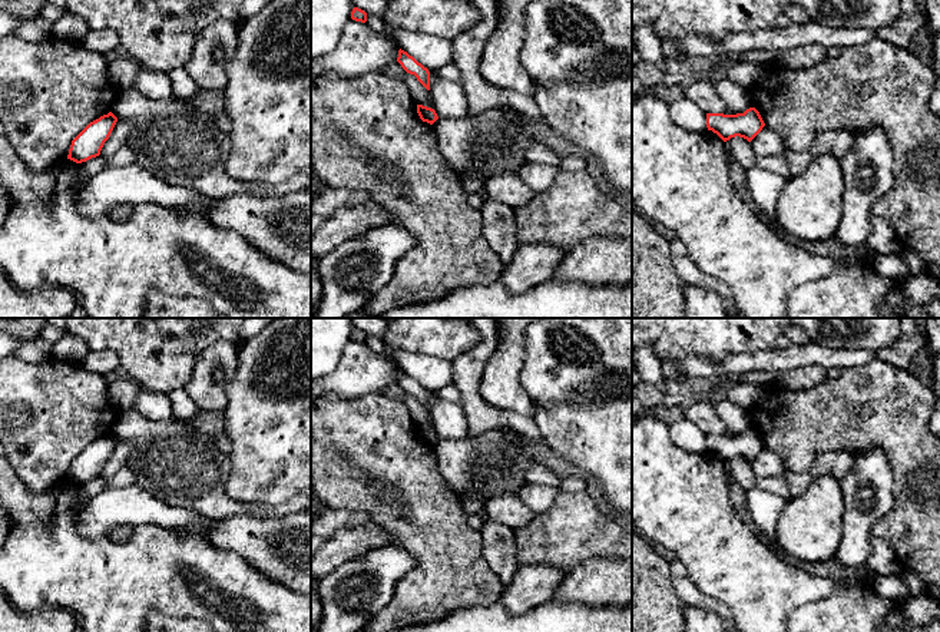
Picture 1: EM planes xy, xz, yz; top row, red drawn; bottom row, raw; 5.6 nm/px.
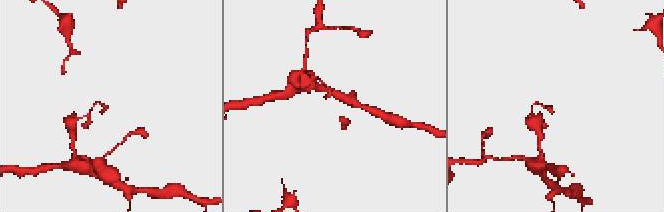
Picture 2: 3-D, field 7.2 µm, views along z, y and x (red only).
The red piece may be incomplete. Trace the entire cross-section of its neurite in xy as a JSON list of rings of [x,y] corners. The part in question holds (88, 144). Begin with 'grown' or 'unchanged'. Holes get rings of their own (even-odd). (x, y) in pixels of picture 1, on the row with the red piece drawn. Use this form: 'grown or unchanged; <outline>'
unchanged; [[[109,112],[90,122],[73,140],[67,159],[82,163],[100,155],[105,142],[109,139],[118,118]]]

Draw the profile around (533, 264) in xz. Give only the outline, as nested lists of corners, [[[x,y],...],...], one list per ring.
[[[547,244],[519,245],[500,281],[510,292],[522,294],[553,279],[563,257],[563,249]]]

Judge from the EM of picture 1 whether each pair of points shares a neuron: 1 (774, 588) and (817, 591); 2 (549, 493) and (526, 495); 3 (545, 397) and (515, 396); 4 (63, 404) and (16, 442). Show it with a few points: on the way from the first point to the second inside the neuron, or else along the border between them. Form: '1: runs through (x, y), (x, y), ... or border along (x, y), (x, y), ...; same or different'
1: runs through (784, 588), (807, 588); same
2: runs through (543, 495), (532, 495); same
3: border along (522, 364), (520, 386), (532, 403), (533, 416); different
4: runs through (52, 410), (27, 430); same

